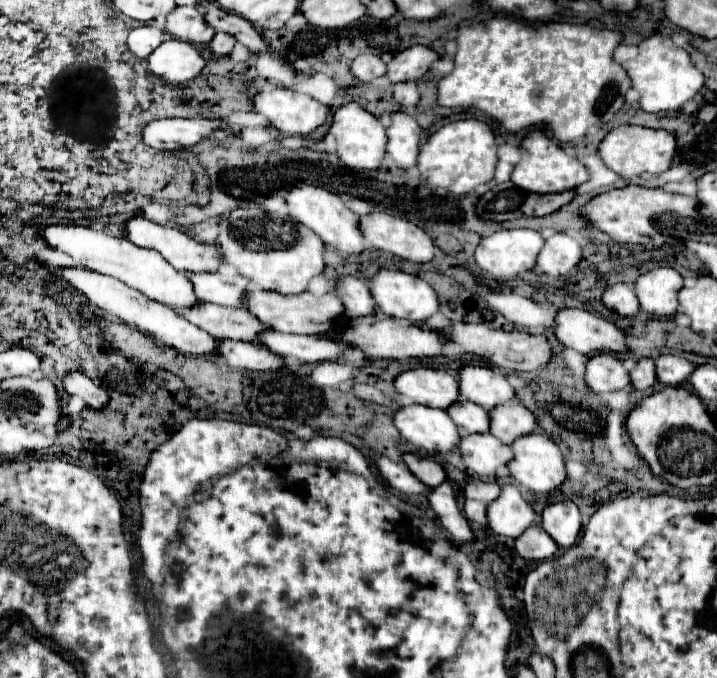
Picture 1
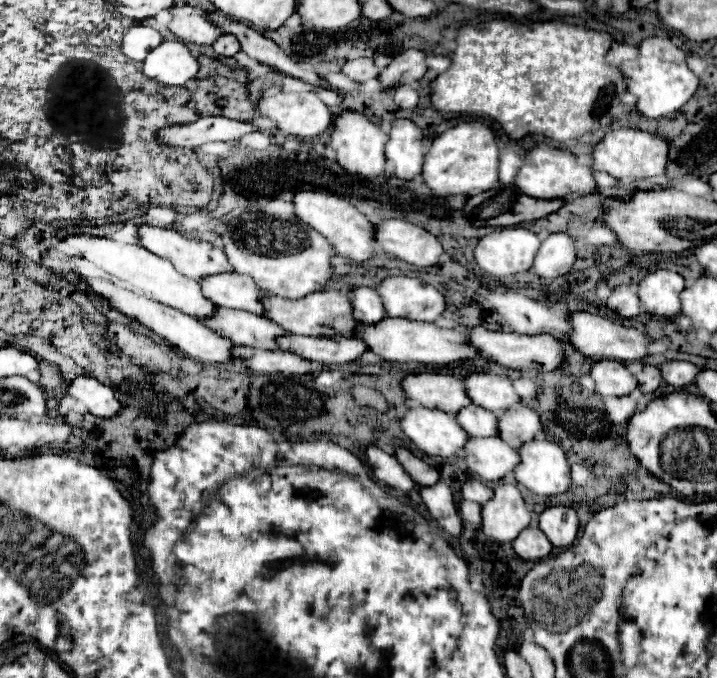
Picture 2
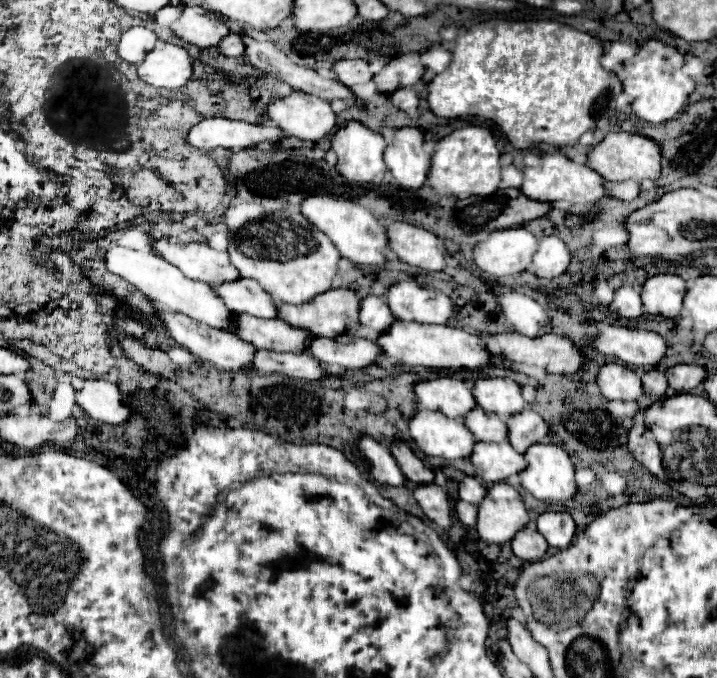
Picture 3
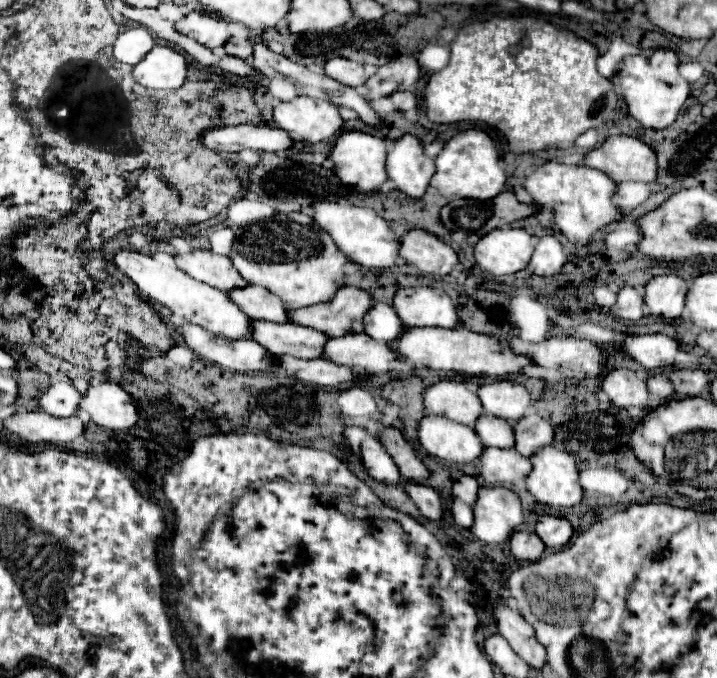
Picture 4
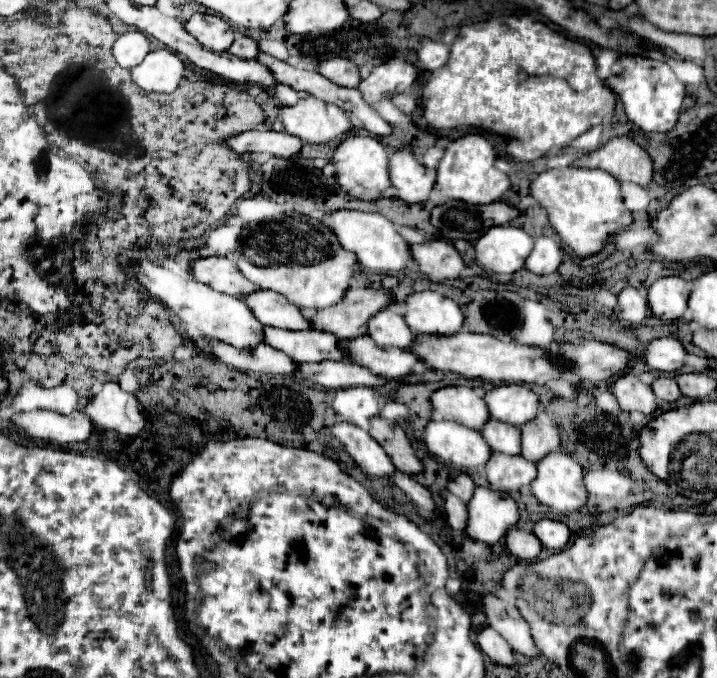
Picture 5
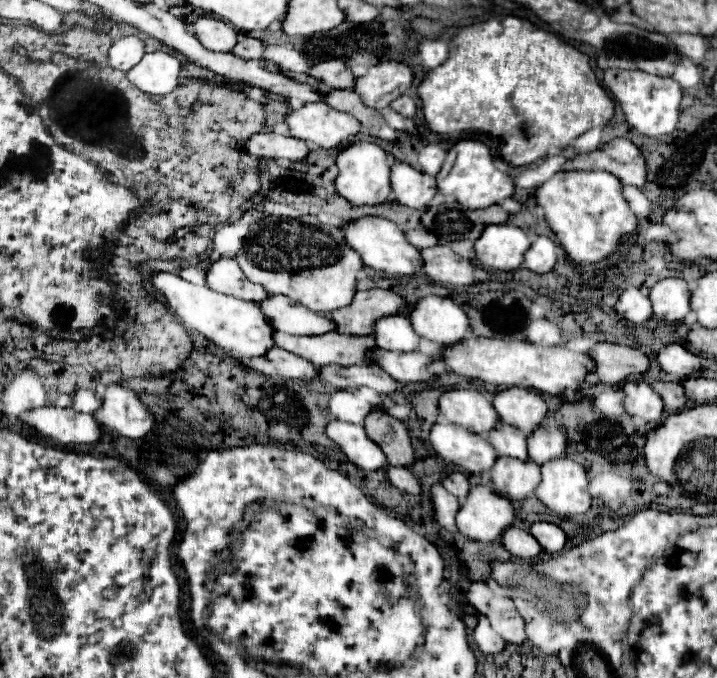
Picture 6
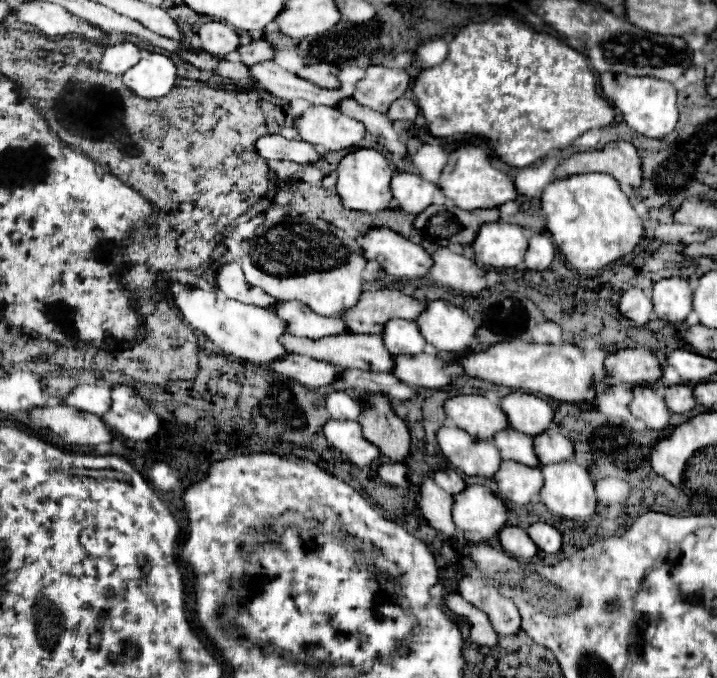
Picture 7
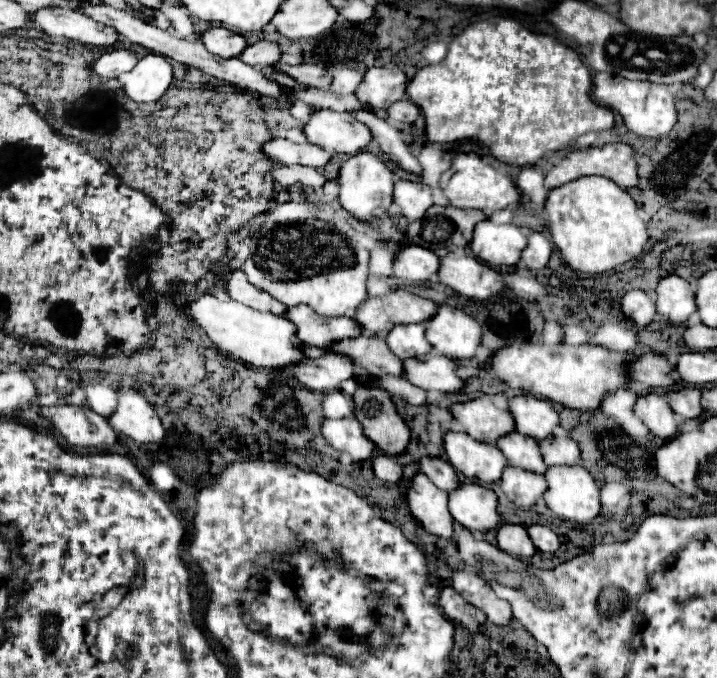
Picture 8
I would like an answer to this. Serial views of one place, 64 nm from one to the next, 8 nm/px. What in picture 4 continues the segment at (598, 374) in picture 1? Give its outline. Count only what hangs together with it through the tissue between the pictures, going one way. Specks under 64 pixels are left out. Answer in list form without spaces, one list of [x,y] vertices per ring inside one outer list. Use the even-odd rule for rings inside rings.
[[[626,368],[608,370],[600,382],[600,388],[618,406],[624,406],[624,408],[648,406],[646,382],[640,380],[632,370],[626,370]]]

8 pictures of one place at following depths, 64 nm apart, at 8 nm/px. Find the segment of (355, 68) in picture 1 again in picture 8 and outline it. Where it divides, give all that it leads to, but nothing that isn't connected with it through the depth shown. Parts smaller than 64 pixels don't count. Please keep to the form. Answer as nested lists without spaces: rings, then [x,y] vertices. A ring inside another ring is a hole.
[[[300,64],[300,66],[282,66],[282,70],[292,76],[296,82],[312,86],[312,88],[328,88],[332,84],[332,76],[326,68],[316,64]]]

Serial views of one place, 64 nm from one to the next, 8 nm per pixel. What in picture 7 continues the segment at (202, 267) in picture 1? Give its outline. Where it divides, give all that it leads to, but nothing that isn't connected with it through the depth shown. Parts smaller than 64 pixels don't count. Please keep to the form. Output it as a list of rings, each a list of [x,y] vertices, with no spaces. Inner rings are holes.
[[[226,262],[216,270],[216,286],[228,298],[244,300],[246,304],[256,304],[260,308],[272,308],[276,300],[268,296],[262,288],[250,286],[238,262]]]

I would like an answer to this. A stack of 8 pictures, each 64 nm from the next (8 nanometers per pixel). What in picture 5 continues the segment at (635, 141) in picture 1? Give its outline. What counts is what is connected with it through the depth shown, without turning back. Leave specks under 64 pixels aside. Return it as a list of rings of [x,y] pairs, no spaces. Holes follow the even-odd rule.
[[[626,136],[608,140],[602,148],[584,154],[572,166],[598,168],[612,174],[618,182],[634,182],[640,186],[650,184],[654,172],[648,152]]]

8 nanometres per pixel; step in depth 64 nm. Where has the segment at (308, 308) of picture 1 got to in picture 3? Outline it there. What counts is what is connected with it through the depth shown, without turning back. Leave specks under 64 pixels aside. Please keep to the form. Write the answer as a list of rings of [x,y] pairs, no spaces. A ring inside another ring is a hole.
[[[334,288],[330,292],[324,292],[316,296],[314,300],[306,304],[278,304],[278,320],[284,320],[286,324],[294,328],[302,328],[306,332],[312,332],[316,336],[324,338],[336,338],[336,336],[352,336],[356,334],[360,322],[358,322],[358,304],[360,298],[354,290],[344,290],[344,288]]]

